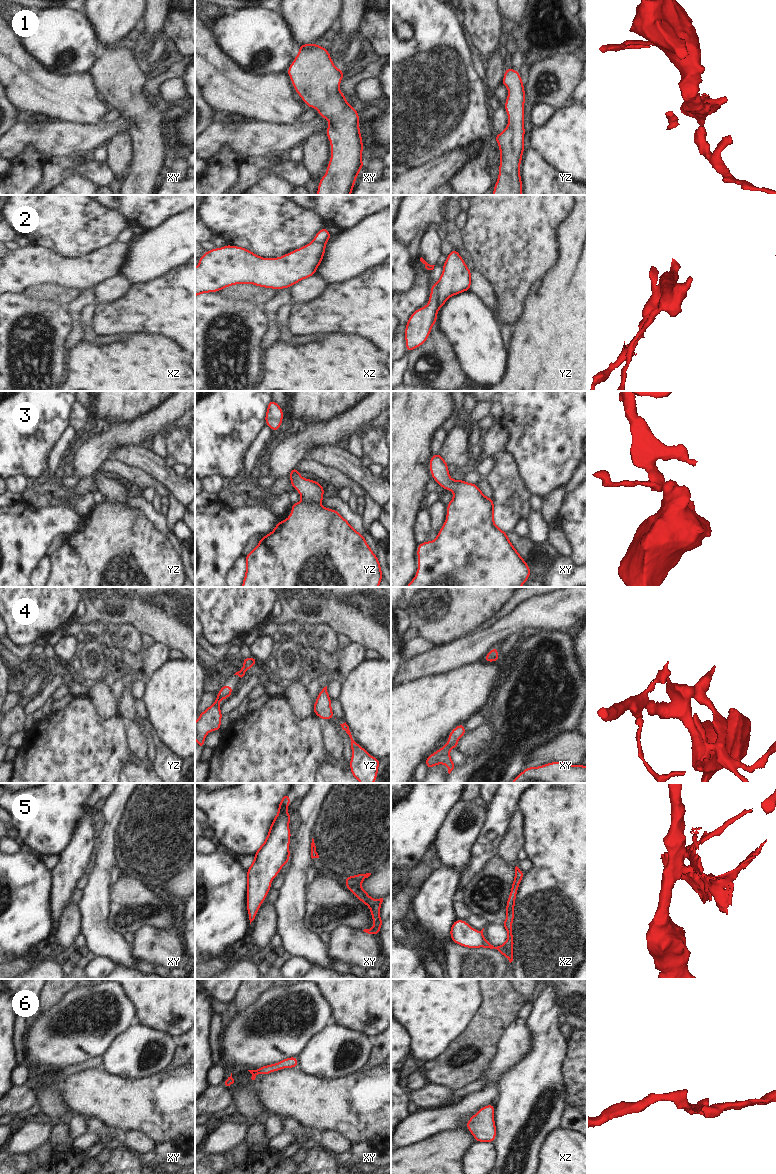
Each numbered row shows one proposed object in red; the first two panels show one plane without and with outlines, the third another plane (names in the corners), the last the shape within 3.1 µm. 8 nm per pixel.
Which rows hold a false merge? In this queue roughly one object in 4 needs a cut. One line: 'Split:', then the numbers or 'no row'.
Split: 2, 5

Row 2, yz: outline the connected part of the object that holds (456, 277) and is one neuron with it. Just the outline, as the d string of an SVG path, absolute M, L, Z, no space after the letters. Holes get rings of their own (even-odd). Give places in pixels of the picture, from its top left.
M453 249L447 255L442 266L443 272L437 282L438 305L440 308L450 297L470 290L472 274L456 249Z

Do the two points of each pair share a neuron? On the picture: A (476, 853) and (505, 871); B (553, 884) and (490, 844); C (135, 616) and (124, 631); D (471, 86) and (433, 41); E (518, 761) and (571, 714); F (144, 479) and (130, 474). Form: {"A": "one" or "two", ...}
{"A": "two", "B": "two", "C": "two", "D": "one", "E": "one", "F": "one"}

